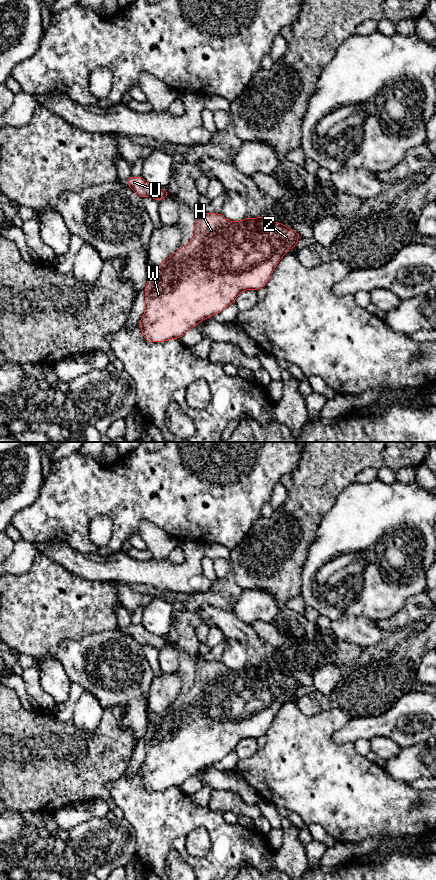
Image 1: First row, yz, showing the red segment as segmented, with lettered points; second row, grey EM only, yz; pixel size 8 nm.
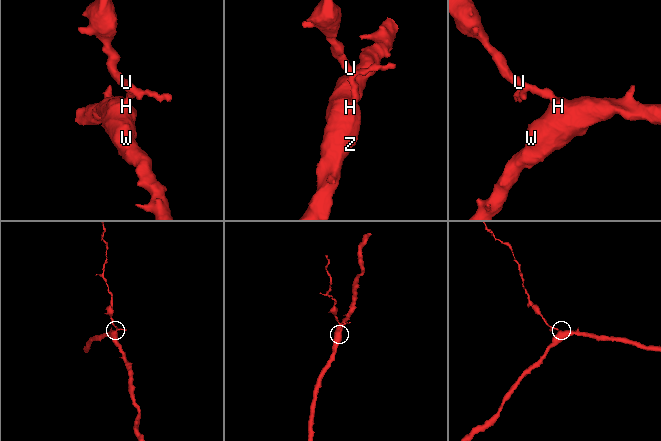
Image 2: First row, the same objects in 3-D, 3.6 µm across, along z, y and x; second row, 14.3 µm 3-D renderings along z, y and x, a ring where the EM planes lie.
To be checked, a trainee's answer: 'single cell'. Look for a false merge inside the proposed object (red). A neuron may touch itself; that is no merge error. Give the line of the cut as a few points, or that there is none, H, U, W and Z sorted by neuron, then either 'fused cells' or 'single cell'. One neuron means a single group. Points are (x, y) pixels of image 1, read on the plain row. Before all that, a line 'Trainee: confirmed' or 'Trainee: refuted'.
Trainee: confirmed
cut none; groups H U W Z; single cell

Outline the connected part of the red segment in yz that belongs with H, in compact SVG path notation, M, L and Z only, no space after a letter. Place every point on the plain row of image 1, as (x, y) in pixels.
M195 655L195 681L191 688L162 712L152 713L151 722L145 734L145 762L138 774L147 790L166 790L180 787L189 777L201 769L215 764L230 752L244 738L259 738L266 732L278 710L292 696L295 698L300 682L276 669L268 669L264 664L246 665L241 669L231 670L221 661L203 661Z

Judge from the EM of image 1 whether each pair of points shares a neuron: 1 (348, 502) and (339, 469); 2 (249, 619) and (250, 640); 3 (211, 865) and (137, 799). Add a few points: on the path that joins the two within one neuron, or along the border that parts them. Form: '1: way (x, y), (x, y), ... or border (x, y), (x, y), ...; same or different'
1: border (355, 480), (339, 494), (335, 503), (330, 508); different
2: border (233, 614), (251, 626); different
3: way (191, 860), (182, 851), (178, 842), (156, 819); same

